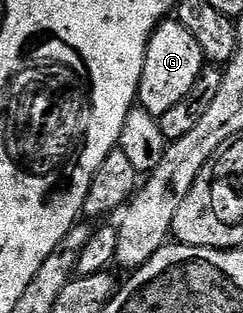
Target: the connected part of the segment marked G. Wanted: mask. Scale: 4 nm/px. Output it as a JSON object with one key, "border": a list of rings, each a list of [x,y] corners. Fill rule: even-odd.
{"border":[[[168,18],[156,25],[148,39],[148,49],[144,59],[144,69],[138,93],[139,107],[145,108],[150,115],[160,117],[178,106],[192,92],[197,91],[200,71],[206,68],[202,46],[194,39],[194,34],[180,24],[179,19]]]}

